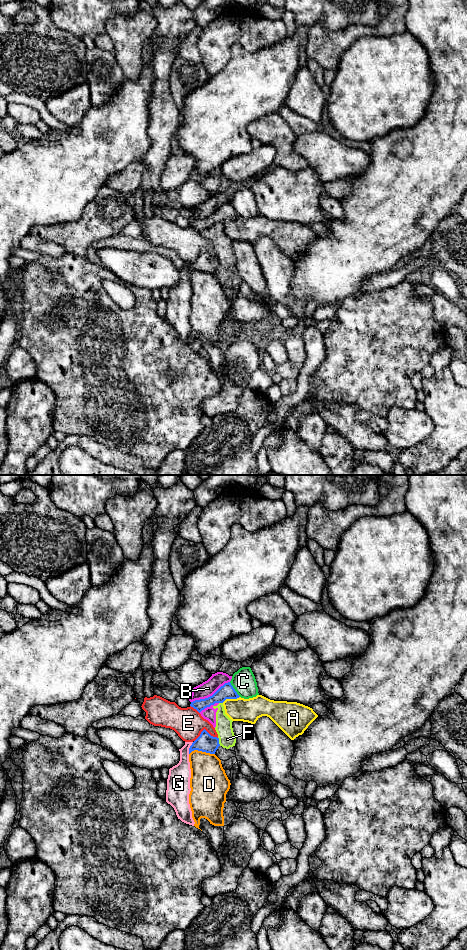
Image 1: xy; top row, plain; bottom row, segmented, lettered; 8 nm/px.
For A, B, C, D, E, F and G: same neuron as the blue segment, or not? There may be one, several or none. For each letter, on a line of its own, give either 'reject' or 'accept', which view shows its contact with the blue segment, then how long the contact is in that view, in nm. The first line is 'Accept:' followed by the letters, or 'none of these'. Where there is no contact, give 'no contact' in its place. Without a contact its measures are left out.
Accept: none of these
A: reject; meets blue in xy; contact 150 nm long
B: reject; meets blue in xy; contact 360 nm long
C: reject; meets blue in xy; contact 150 nm long
D: reject; meets blue in xy; contact 200 nm long
E: reject; meets blue in xy; contact 190 nm long
F: reject; meets blue in xy; contact 70 nm long
G: reject; meets blue in xy; contact 100 nm long

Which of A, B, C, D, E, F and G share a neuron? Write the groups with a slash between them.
A / B F G / C / D / E

